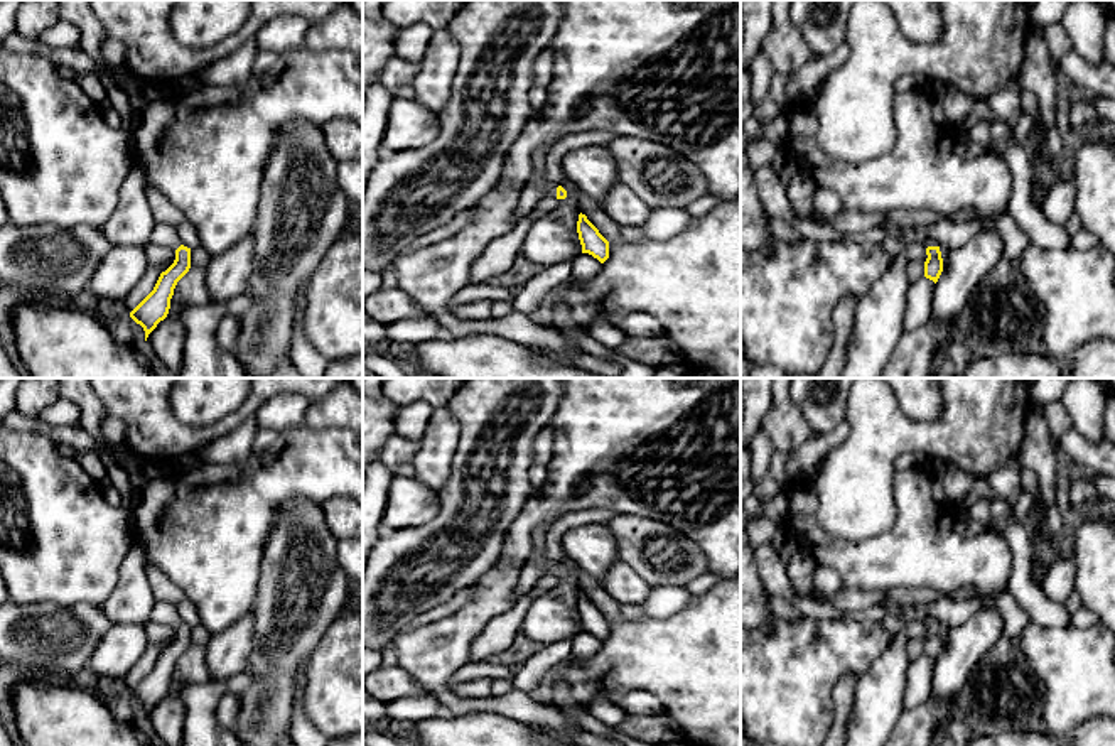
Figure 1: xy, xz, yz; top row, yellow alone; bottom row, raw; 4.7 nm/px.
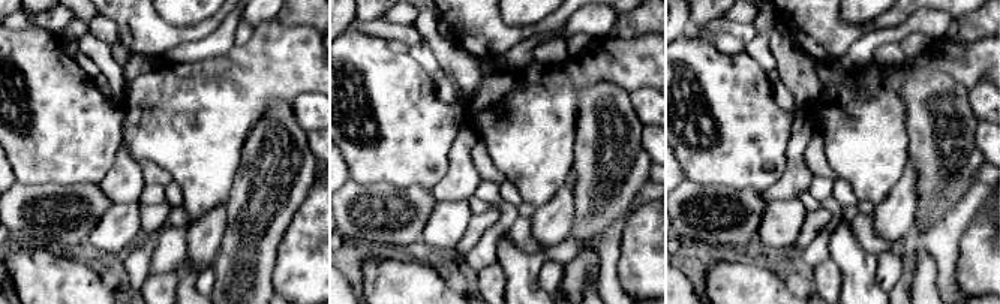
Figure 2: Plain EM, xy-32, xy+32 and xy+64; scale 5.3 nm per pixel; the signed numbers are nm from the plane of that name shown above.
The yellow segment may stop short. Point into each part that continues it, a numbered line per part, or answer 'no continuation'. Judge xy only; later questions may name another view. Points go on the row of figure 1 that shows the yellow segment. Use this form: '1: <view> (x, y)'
1: xy (164, 235)

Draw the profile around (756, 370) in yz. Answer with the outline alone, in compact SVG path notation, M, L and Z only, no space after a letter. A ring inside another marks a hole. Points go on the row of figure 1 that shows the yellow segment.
M749 359L749 376L747 378L786 378L784 373L774 366L756 363Z

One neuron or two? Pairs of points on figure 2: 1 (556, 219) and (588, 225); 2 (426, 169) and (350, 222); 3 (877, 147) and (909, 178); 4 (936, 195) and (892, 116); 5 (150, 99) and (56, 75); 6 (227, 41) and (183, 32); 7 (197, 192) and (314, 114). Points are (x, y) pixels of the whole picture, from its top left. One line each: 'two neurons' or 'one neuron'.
1: two neurons
2: two neurons
3: two neurons
4: two neurons
5: two neurons
6: two neurons
7: two neurons

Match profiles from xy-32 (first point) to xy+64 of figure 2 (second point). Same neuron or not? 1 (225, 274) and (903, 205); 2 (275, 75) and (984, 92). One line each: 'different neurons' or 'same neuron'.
1: different neurons
2: different neurons

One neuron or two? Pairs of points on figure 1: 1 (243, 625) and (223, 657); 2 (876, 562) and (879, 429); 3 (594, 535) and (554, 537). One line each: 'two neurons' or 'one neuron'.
1: one neuron
2: two neurons
3: two neurons

